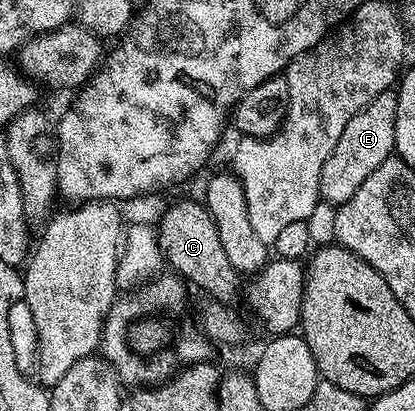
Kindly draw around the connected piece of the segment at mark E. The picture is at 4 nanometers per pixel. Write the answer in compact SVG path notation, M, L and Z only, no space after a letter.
M390 91L375 95L367 107L360 109L343 127L343 135L339 135L339 143L335 143L335 151L327 155L327 163L323 163L323 171L319 179L321 188L321 201L327 203L330 201L333 207L342 205L355 191L359 191L363 179L379 167L395 153L395 115L397 114L397 94Z

